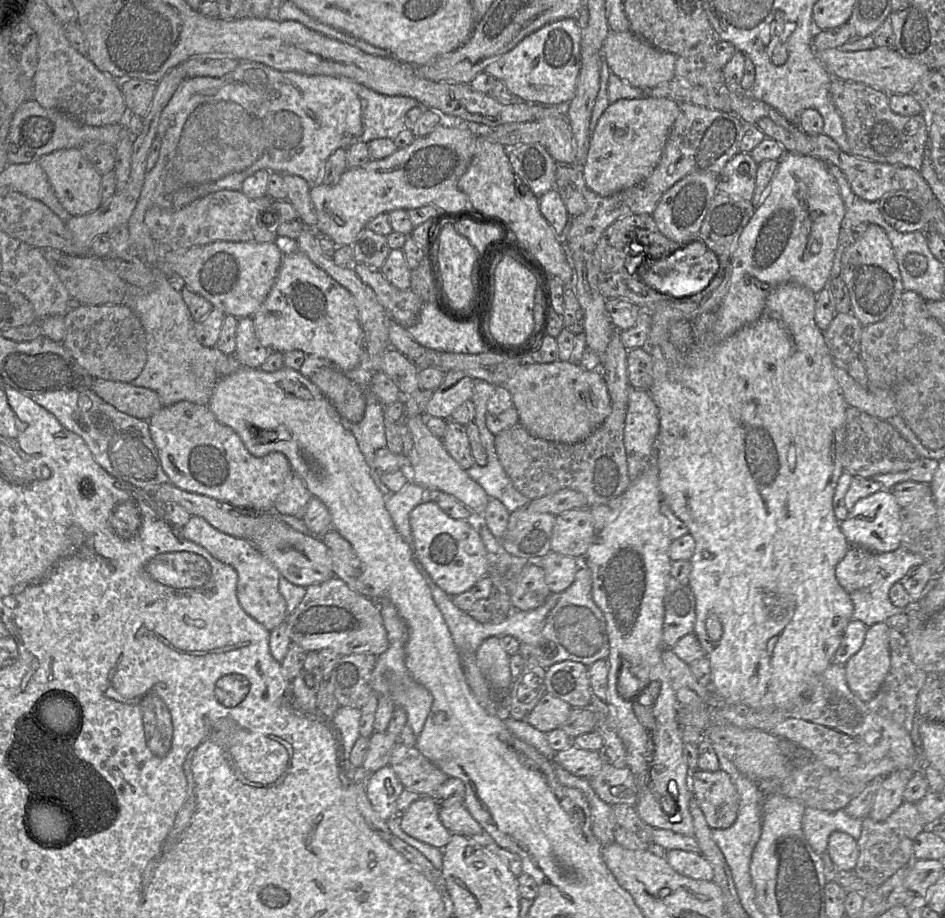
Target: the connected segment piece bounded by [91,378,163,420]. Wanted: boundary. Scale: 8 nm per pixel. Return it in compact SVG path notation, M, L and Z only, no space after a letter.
M94 378L91 390L117 410L142 420L149 420L163 406L155 391L132 383Z

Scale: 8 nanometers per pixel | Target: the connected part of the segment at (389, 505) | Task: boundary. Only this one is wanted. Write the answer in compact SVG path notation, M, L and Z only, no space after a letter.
M410 480L399 492L392 493L386 497L386 509L393 520L394 526L405 541L412 543L411 547L413 547L413 542L410 526L410 513L418 504L427 499L427 491L428 490L421 485Z

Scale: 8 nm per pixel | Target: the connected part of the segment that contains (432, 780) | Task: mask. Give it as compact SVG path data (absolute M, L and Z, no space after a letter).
M397 742L391 758L391 767L402 782L404 789L431 796L449 776L427 759L416 746Z

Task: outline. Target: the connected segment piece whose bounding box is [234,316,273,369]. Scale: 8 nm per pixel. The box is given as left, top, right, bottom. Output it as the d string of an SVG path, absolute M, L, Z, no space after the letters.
M252 317L238 319L234 355L243 367L257 369L266 361L273 350L264 347L256 337Z

